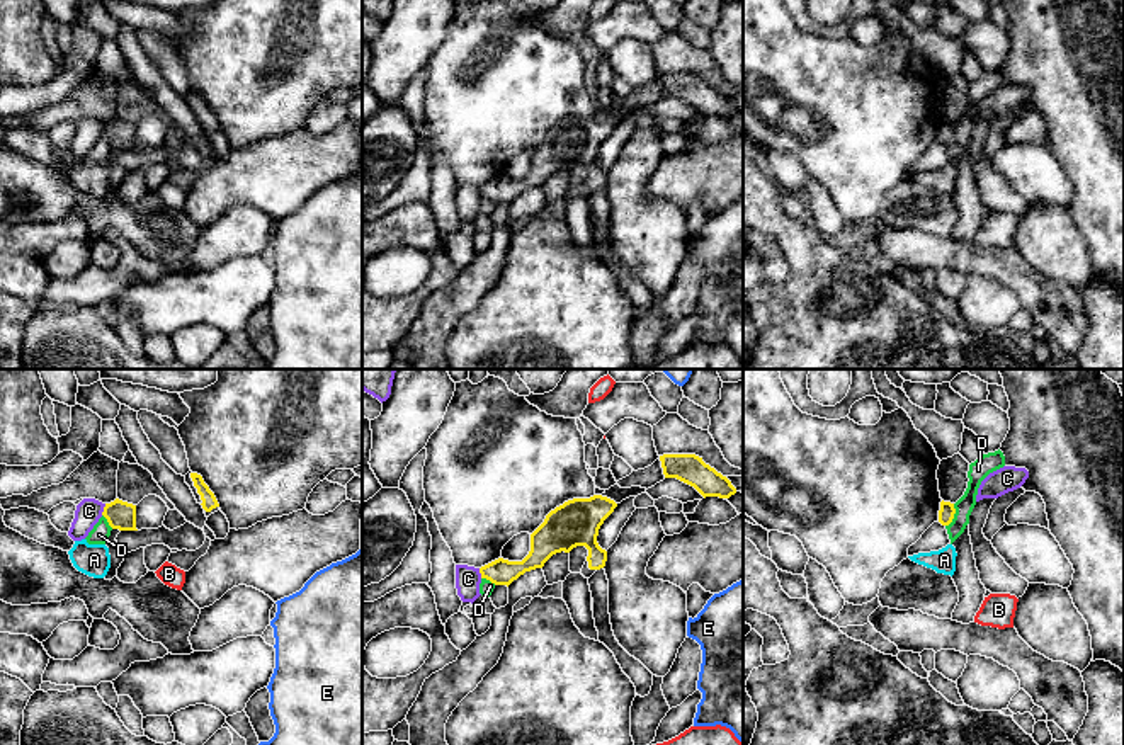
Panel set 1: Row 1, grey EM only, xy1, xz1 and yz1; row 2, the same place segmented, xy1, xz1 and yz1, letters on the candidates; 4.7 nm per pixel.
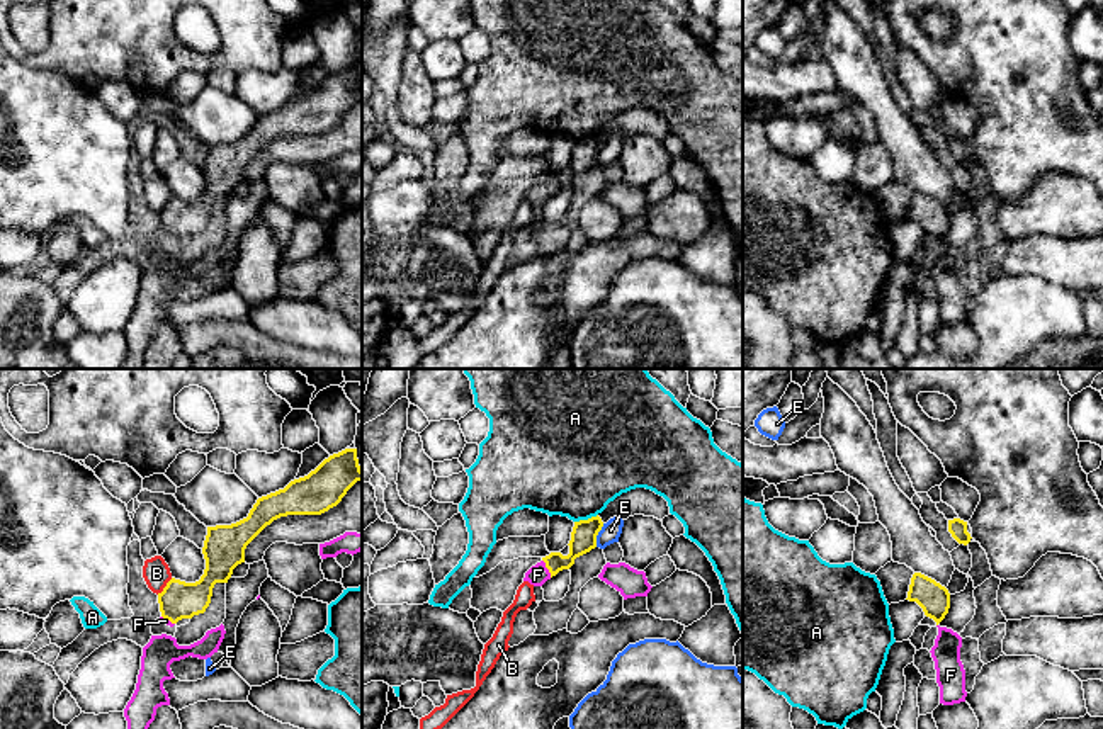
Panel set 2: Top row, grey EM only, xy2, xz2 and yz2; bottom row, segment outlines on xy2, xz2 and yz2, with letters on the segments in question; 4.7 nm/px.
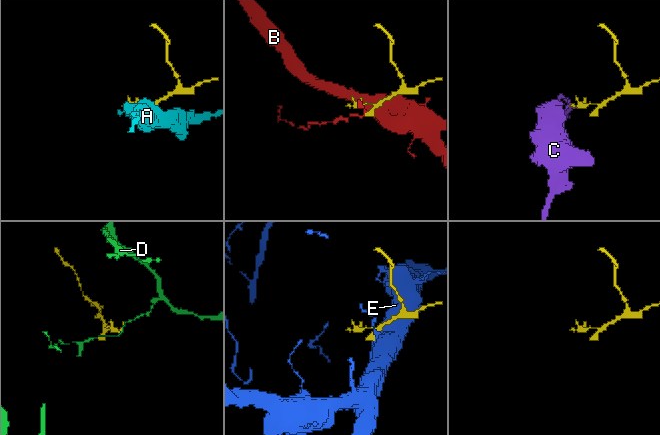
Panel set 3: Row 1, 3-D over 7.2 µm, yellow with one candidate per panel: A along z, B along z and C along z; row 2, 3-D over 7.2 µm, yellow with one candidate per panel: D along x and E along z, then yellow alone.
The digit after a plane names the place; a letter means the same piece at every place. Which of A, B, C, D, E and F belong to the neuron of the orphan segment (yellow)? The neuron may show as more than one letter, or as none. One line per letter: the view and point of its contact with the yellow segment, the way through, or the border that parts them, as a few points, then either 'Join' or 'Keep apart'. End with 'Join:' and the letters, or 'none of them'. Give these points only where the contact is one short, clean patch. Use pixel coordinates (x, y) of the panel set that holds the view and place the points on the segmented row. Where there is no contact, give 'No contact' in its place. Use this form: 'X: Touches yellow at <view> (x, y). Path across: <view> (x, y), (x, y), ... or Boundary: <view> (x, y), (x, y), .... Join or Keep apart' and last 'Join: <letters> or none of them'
A: Touches yellow at xz2 (585, 520). Boundary: xz2 (597, 514), (575, 522). Keep apart
B: Touches yellow at xy2 (165, 587). Boundary: xy2 (172, 578), (157, 593). Keep apart
C: Touches yellow at xy1 (104, 509). Boundary: xy1 (106, 504), (101, 514). Keep apart
D: Touches yellow at yz1 (953, 516). Boundary: yz1 (954, 504), (954, 517), (946, 526). Keep apart
E: Touches yellow at xz2 (597, 534). Boundary: xz2 (604, 524), (595, 546). Keep apart
F: Touches yellow at xz2 (546, 566). Path across: xz2 (583, 537), (565, 561), (546, 566), (537, 575). Join
Join: F

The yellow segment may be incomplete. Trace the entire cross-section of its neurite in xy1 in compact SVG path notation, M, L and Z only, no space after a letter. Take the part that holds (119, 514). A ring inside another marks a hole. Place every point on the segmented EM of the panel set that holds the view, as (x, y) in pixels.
M116 498L105 503L102 515L112 529L138 531L136 529L136 505Z

